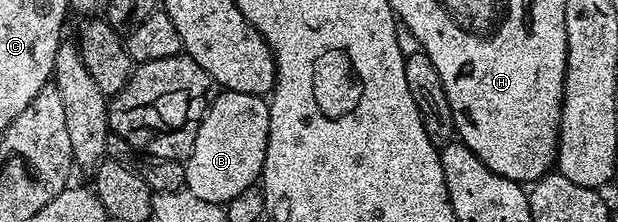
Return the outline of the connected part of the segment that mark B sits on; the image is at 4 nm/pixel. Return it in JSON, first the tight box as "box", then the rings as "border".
{"box":[183,89,269,206],"border":[[[226,89],[218,92],[216,96],[210,100],[209,108],[205,111],[205,116],[201,118],[199,123],[199,131],[195,135],[195,147],[191,151],[191,155],[185,158],[183,164],[185,167],[185,189],[191,195],[197,196],[199,199],[206,200],[207,203],[217,206],[224,206],[231,199],[235,199],[235,195],[239,195],[243,191],[254,188],[258,184],[261,169],[265,166],[265,156],[267,155],[267,143],[269,142],[269,103],[265,97],[256,97],[250,93],[240,93],[239,91],[231,91]]]}

